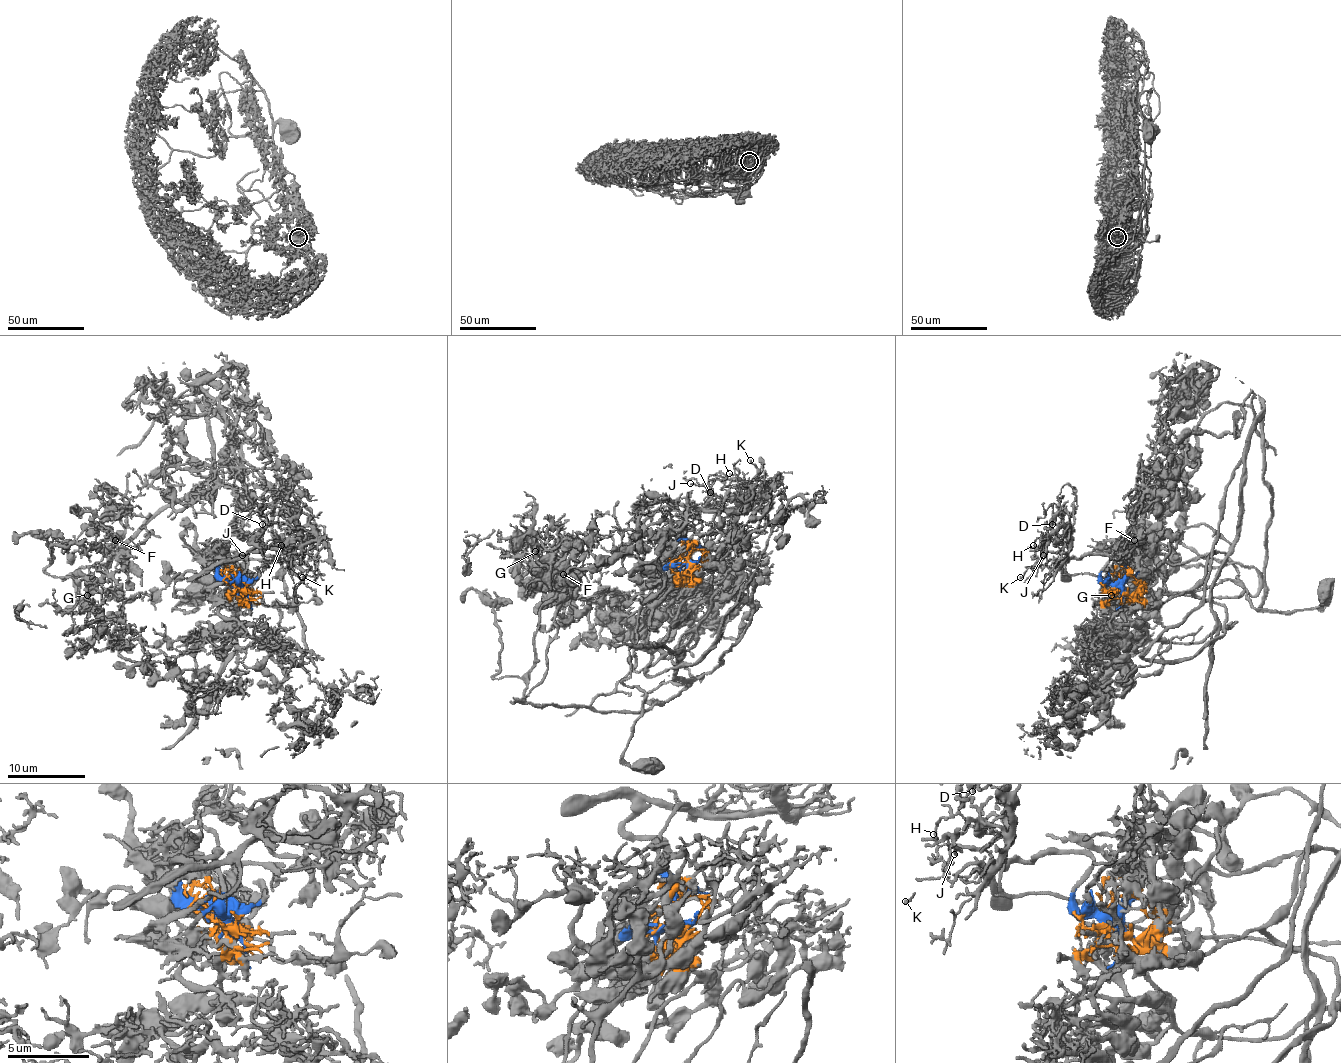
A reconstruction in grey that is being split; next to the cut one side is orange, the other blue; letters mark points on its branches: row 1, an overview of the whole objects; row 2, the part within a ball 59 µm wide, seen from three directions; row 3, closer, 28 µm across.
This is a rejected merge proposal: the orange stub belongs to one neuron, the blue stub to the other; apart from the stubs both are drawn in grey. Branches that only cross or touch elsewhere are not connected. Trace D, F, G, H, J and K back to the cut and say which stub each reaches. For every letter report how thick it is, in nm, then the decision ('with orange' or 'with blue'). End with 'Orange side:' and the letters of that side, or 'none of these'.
D: 160 nm | with blue
F: 90 nm | with orange
G: 140 nm | with orange
H: 120 nm | with blue
J: 140 nm | with blue
K: 130 nm | with blue
Orange side: F, G

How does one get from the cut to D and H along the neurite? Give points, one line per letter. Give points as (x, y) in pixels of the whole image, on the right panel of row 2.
D: (1123, 587), (1105, 585), (1089, 574), (1068, 574), (1068, 515), (1060, 513), (1054, 517), (1052, 525)
H: (1123, 587), (1105, 585), (1095, 576), (1066, 572), (1068, 544), (1056, 544), (1052, 539), (1035, 548), (1033, 544)

